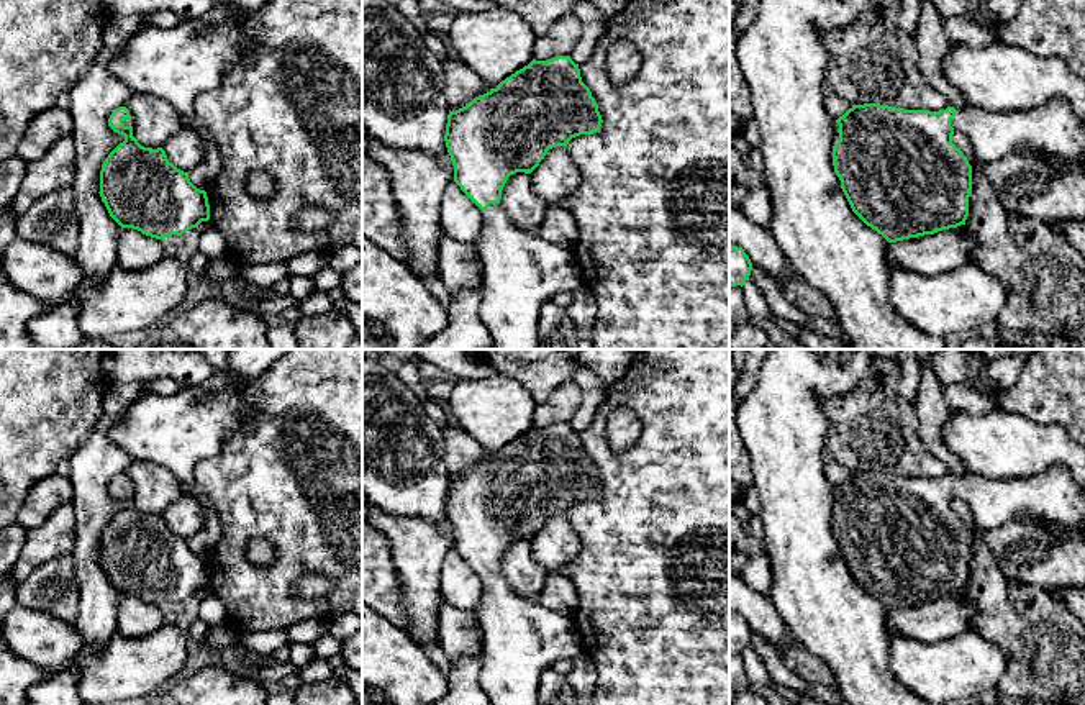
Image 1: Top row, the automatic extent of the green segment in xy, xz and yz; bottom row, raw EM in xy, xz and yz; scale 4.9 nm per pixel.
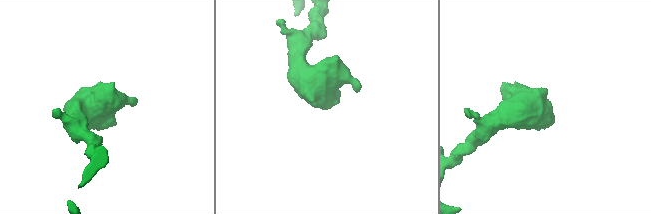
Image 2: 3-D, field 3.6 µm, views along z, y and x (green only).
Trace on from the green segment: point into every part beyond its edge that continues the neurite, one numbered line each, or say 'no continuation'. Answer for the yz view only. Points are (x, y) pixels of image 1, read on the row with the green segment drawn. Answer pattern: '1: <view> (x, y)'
1: yz (1054, 130)

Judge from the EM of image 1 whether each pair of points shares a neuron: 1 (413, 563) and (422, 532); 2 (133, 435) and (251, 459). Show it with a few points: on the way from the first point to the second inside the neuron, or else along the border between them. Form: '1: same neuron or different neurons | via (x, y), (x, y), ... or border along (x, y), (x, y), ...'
1: same neuron | via (418, 554), (418, 540)
2: different neurons | border along (243, 423), (215, 456), (197, 464), (192, 481)

